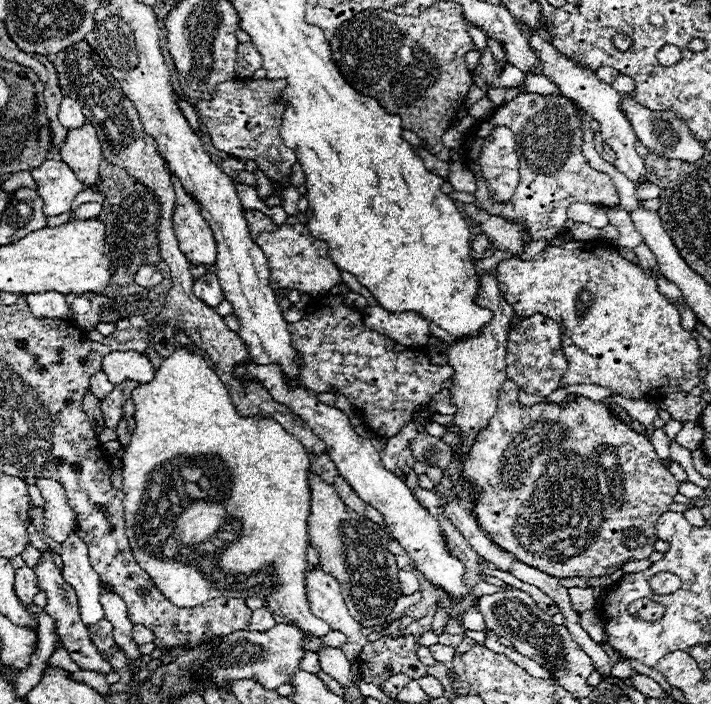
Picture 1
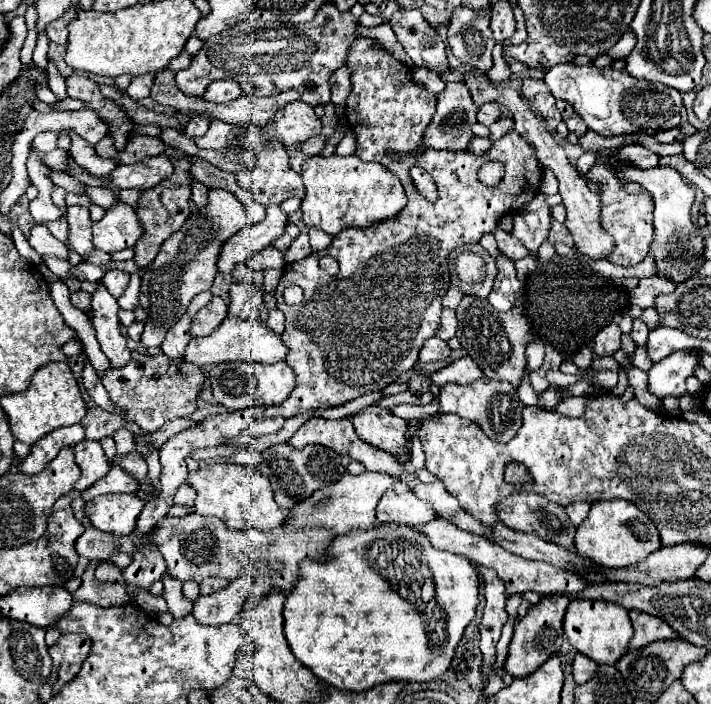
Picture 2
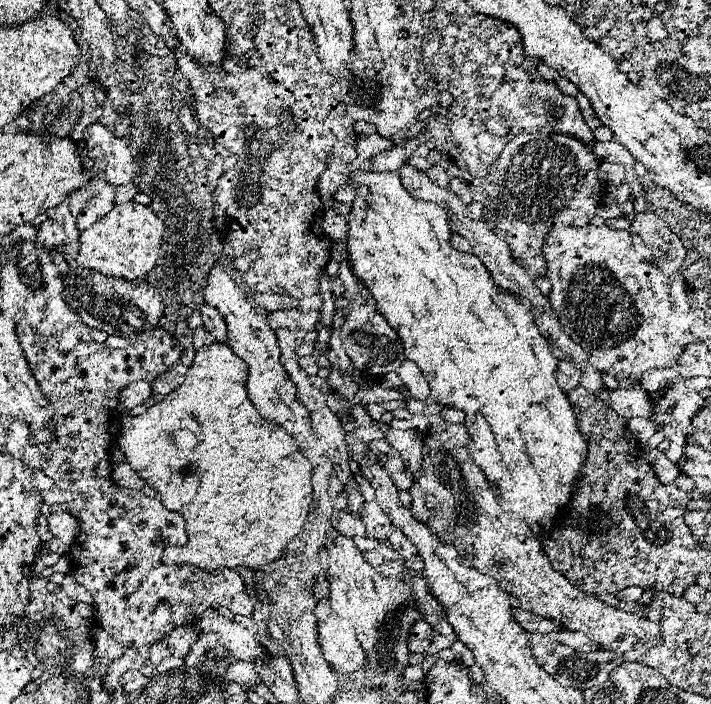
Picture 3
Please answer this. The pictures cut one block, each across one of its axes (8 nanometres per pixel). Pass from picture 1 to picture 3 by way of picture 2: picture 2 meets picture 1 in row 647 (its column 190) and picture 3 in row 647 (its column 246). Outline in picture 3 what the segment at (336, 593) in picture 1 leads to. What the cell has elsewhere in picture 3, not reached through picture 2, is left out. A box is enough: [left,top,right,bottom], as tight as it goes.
[314,600,366,674]

